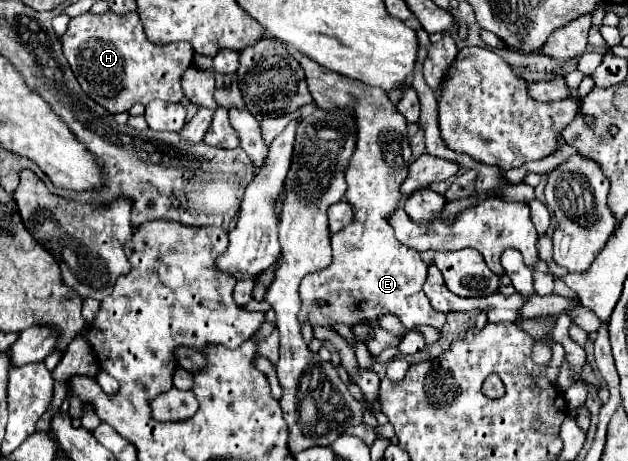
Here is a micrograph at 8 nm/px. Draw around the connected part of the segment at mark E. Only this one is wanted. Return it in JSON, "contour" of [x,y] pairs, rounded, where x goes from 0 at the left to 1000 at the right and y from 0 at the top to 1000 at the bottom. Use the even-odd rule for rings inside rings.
{"contour":[[[468,115],[475,137],[487,154],[490,193],[500,210],[500,223],[513,236],[532,232],[561,232],[567,241],[567,332],[557,345],[551,367],[551,440],[561,449],[561,484],[545,501],[529,510],[529,544],[532,562],[525,579],[490,597],[478,618],[478,701],[490,696],[497,709],[513,705],[529,714],[535,701],[548,701],[557,714],[580,696],[589,709],[583,731],[583,753],[592,774],[602,774],[615,753],[631,753],[640,735],[627,722],[615,718],[602,692],[608,683],[627,683],[643,705],[643,722],[659,718],[666,705],[685,705],[691,714],[704,714],[710,701],[710,683],[694,675],[682,644],[672,631],[678,605],[678,575],[669,562],[662,540],[643,536],[624,505],[624,488],[618,484],[618,466],[637,445],[637,397],[643,380],[650,380],[653,349],[653,315],[646,297],[646,258],[637,249],[631,228],[615,210],[605,189],[586,189],[583,210],[545,210],[541,184],[510,184],[503,171],[503,137],[487,119]],[[503,653],[519,653],[519,666],[506,666]]]}

